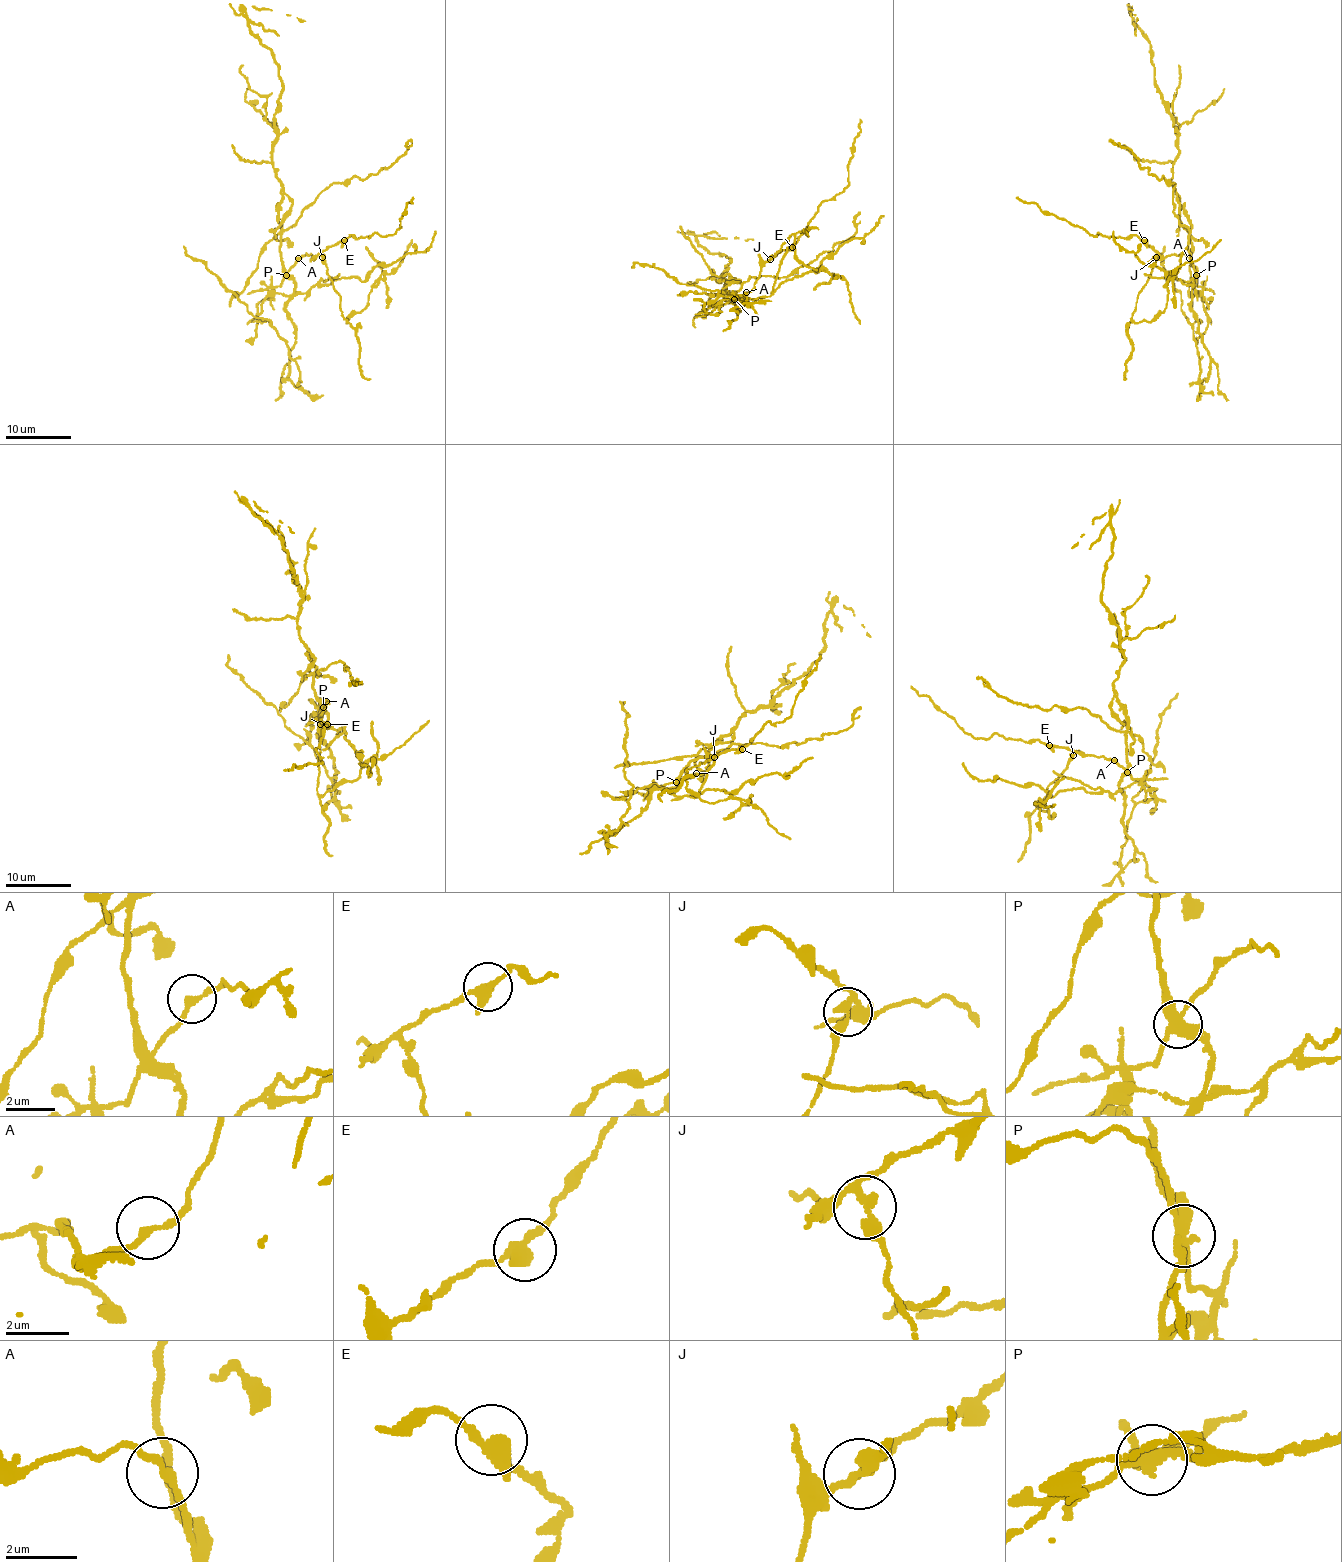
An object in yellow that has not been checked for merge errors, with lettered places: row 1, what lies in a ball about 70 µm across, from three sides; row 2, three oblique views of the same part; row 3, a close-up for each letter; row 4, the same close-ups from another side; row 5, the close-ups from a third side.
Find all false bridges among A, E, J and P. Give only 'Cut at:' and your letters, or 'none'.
Cut at: J, P

